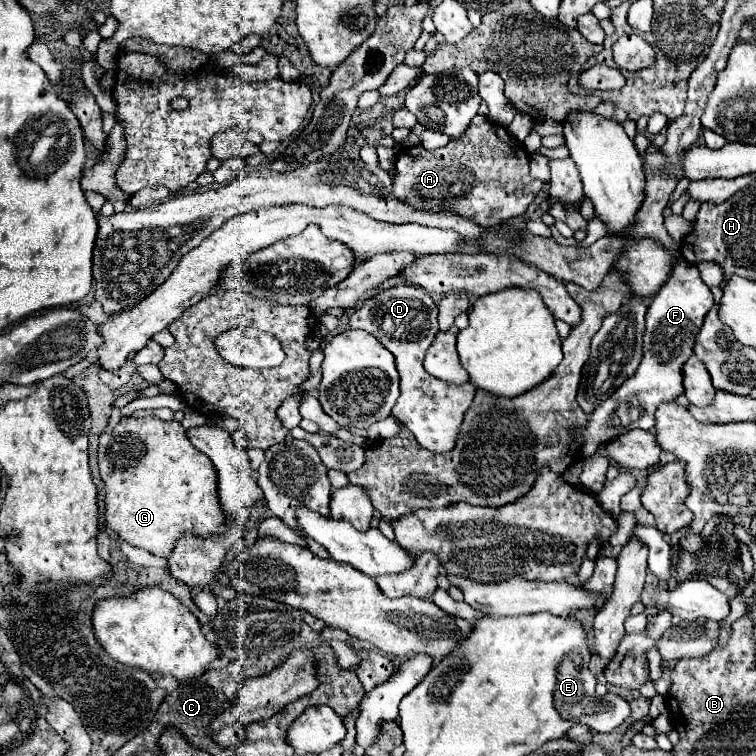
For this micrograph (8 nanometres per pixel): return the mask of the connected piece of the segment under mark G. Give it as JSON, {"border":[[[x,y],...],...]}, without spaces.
{"border":[[[125,416],[115,428],[105,428],[99,438],[99,472],[105,484],[105,520],[107,526],[127,544],[143,548],[159,558],[169,558],[183,534],[217,536],[227,528],[229,518],[223,514],[217,494],[217,476],[211,460],[203,456],[185,436],[185,428],[175,420],[131,418]]]}

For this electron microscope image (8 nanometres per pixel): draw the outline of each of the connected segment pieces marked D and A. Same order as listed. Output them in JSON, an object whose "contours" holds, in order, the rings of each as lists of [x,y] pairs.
{"contours":[[[[397,284],[393,288],[387,288],[365,300],[359,308],[355,308],[347,318],[347,326],[373,334],[397,358],[397,372],[401,376],[401,396],[393,406],[393,416],[415,434],[417,442],[423,448],[435,454],[451,452],[459,438],[463,414],[475,396],[475,386],[469,382],[461,386],[439,382],[431,378],[423,368],[425,352],[431,346],[435,334],[439,332],[437,306],[429,292],[413,284]]],[[[475,116],[469,128],[443,148],[403,148],[395,162],[393,178],[393,194],[399,202],[403,200],[425,212],[449,210],[471,218],[483,228],[493,228],[521,216],[541,188],[543,182],[529,176],[529,154],[523,144],[503,126],[483,116]]]]}

